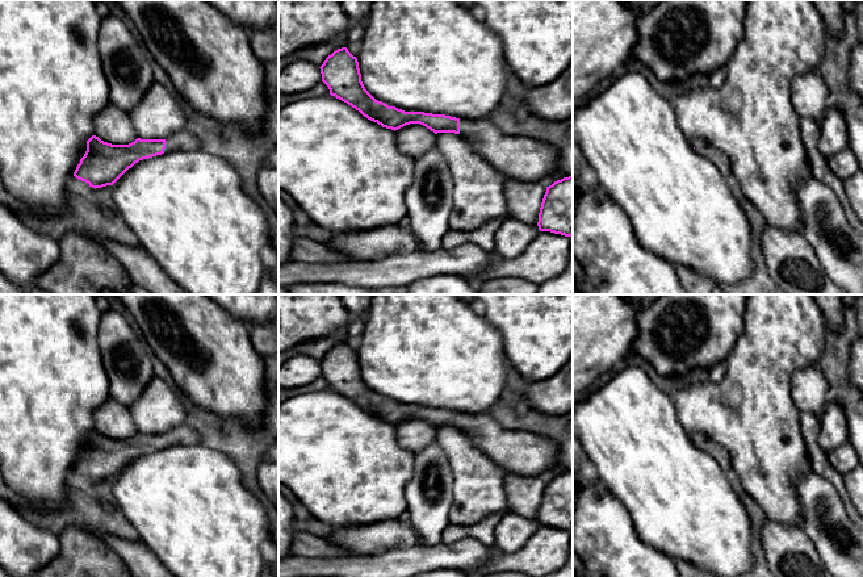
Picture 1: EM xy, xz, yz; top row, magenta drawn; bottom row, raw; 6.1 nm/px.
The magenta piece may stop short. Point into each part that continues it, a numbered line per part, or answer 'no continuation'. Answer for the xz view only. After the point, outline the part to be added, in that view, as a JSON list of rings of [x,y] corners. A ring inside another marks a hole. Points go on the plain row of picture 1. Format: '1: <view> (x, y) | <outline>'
1: xz (519, 452) | [[[460,413],[460,431],[508,473],[536,477],[557,469],[557,440],[503,428],[491,414]]]

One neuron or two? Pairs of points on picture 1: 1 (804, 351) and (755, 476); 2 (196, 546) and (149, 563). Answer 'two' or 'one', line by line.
1: one
2: two

